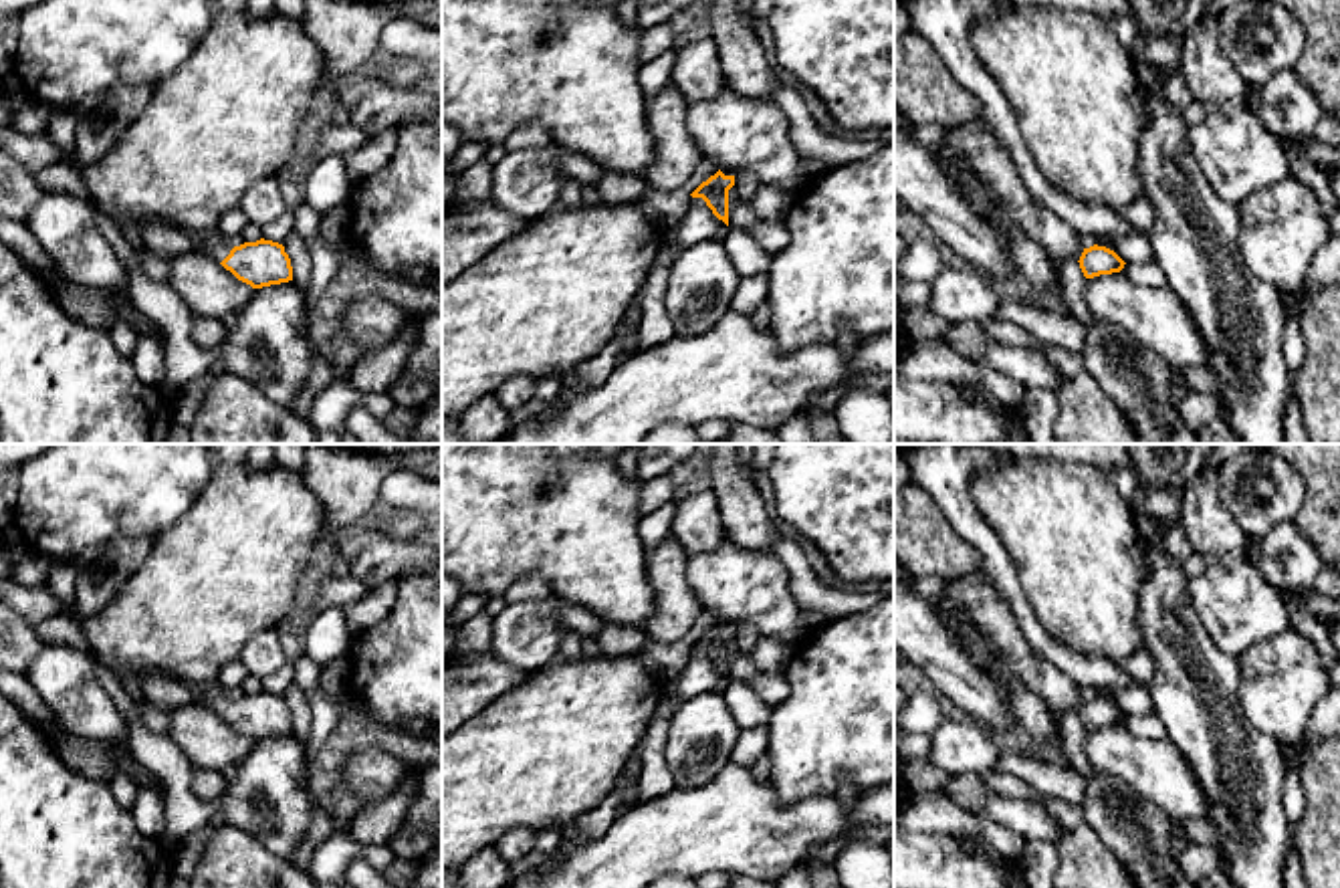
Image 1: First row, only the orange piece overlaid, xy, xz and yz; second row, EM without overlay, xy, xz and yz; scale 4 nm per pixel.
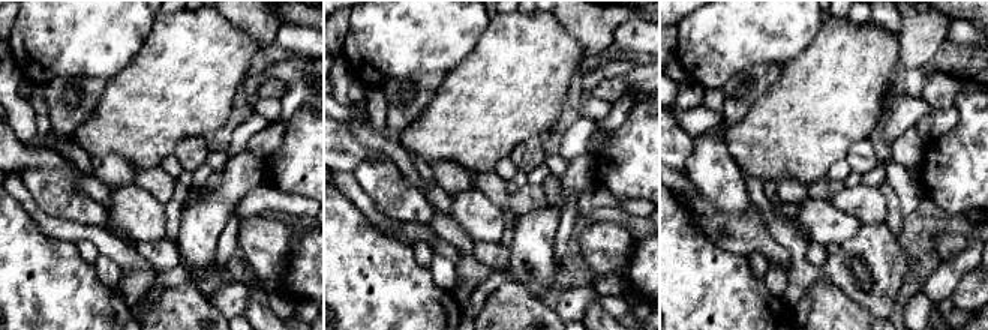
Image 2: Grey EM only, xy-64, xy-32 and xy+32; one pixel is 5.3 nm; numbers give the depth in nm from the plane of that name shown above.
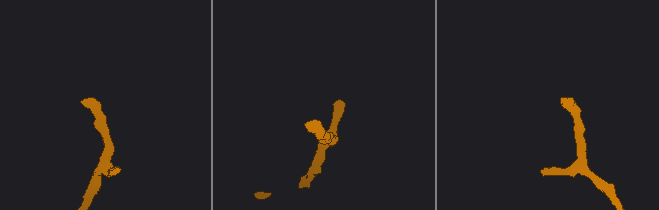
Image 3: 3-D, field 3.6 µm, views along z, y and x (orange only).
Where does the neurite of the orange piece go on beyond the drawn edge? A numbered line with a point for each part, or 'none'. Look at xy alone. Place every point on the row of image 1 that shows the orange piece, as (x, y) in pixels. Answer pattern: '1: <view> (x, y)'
1: xy (216, 245)

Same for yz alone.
1: yz (979, 170)

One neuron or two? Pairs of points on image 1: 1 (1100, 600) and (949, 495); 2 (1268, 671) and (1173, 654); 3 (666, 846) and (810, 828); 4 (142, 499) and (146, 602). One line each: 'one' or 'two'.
1: two
2: two
3: one
4: two

